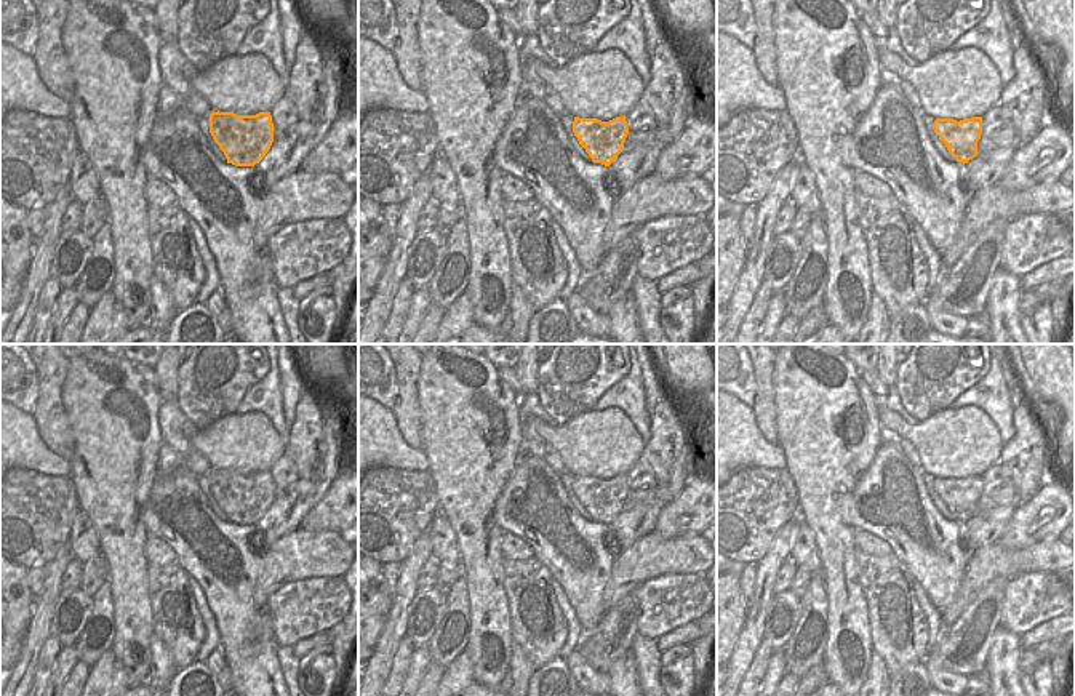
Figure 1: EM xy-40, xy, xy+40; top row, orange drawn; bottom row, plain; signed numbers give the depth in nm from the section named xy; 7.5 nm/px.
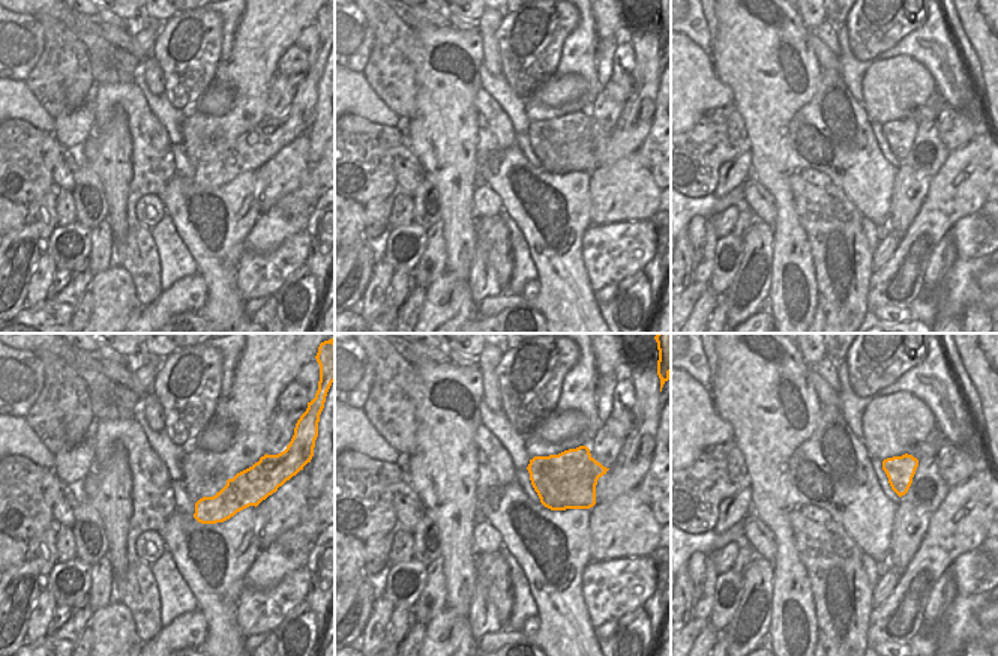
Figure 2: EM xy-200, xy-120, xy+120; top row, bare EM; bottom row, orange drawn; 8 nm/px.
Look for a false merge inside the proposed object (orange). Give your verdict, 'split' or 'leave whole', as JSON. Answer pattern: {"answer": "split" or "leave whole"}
{"answer": "split"}

